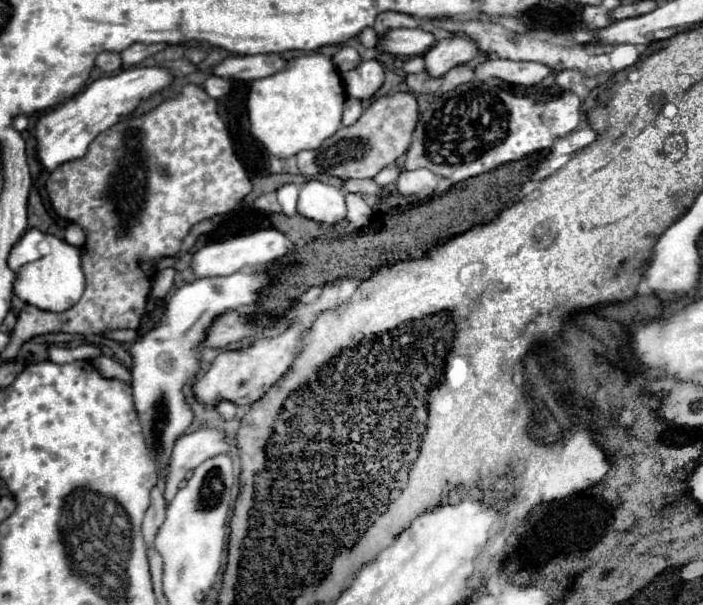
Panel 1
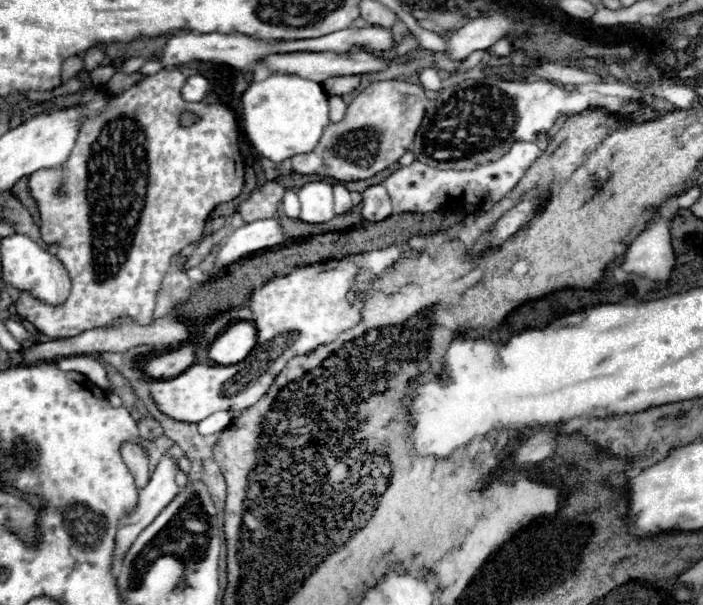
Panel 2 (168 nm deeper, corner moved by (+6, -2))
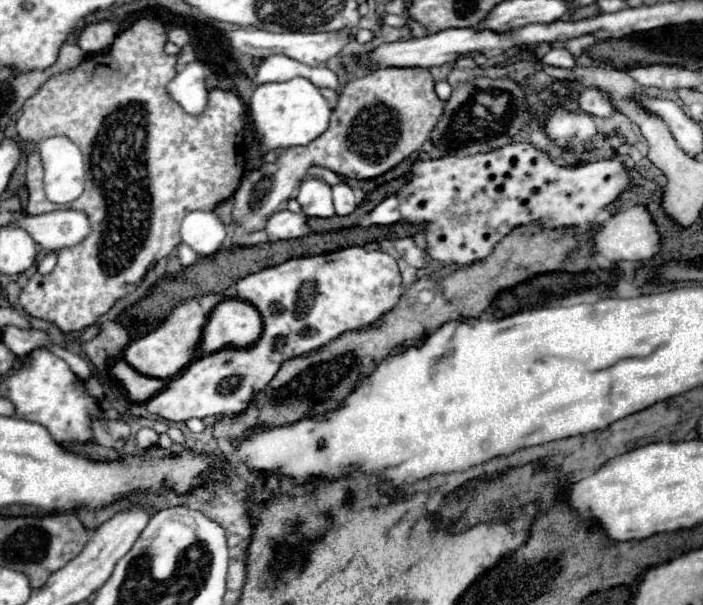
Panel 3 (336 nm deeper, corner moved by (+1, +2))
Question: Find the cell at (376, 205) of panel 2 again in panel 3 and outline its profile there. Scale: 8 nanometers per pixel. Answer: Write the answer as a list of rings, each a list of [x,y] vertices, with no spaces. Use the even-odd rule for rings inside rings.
[[[391,193],[387,195],[371,213],[369,213],[371,223],[375,225],[393,225],[397,221],[401,221],[401,213],[397,207],[397,195]]]

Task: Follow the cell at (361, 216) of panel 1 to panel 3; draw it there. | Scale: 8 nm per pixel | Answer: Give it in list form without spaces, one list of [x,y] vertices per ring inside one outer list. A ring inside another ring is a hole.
[[[339,183],[333,187],[333,205],[335,205],[337,215],[349,215],[357,207],[353,191],[347,183]]]

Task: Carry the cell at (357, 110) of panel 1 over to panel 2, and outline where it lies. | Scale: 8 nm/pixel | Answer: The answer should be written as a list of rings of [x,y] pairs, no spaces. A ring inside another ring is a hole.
[[[328,97],[328,105],[330,105],[330,121],[340,121],[346,113],[346,103],[342,101],[342,97]]]

